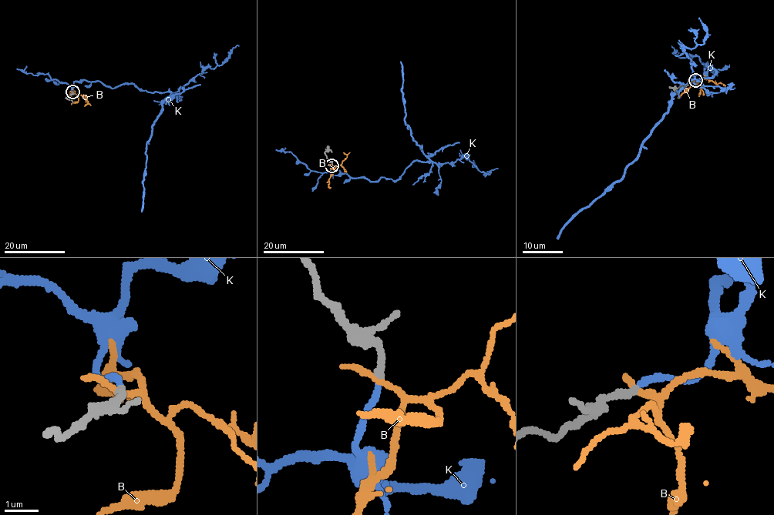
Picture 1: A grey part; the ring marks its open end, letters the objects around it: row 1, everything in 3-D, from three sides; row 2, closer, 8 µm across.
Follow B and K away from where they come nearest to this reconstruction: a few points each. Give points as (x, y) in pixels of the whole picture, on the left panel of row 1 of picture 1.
B: (72, 92), (82, 96), (87, 101), (84, 105)
K: (73, 92), (75, 81), (86, 80), (112, 88), (132, 84), (140, 90), (170, 93), (147, 142), (141, 212)

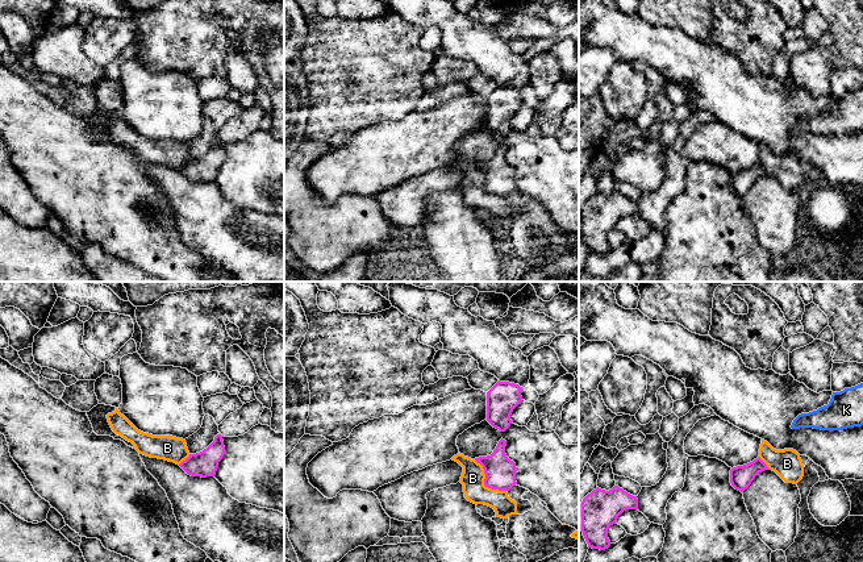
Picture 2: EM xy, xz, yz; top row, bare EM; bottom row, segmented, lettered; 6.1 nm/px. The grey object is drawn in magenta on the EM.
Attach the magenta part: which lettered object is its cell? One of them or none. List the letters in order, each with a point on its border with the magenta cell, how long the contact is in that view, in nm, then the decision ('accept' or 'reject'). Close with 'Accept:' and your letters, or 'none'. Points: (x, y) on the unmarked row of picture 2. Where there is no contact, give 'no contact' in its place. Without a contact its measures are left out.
B: xz (484, 187) | 280 nm | reject
K: no contact | accept
Accept: K

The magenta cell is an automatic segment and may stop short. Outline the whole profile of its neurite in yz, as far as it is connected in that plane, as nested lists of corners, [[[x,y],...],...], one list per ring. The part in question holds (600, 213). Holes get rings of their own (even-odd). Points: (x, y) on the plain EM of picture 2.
[[[614,191],[609,196],[597,192],[588,199],[581,207],[581,237],[588,253],[600,255],[608,254],[610,251],[608,234],[617,228],[618,221],[626,215],[638,215],[638,204],[618,191]]]

